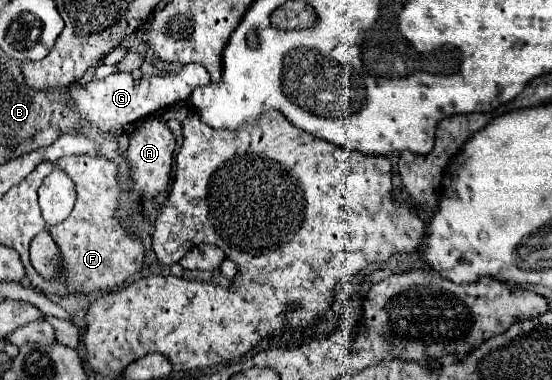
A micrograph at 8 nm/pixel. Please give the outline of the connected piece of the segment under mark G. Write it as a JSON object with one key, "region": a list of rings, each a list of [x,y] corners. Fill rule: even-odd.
{"region":[[[188,63],[178,73],[172,73],[172,75],[152,75],[152,77],[134,79],[132,73],[114,73],[114,75],[108,75],[106,79],[94,77],[86,85],[72,83],[70,93],[66,93],[64,97],[66,97],[66,103],[70,103],[70,109],[76,109],[80,121],[88,121],[90,125],[98,127],[98,131],[102,133],[112,133],[176,101],[186,101],[192,89],[200,85],[210,85],[208,71],[198,63]]]}

